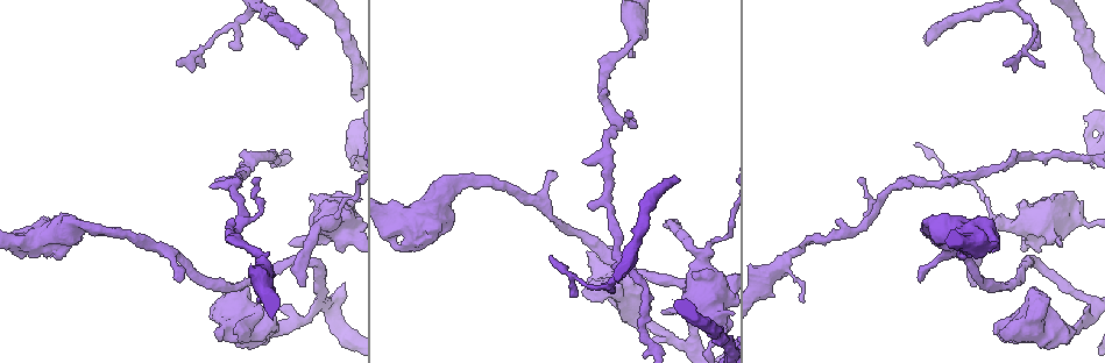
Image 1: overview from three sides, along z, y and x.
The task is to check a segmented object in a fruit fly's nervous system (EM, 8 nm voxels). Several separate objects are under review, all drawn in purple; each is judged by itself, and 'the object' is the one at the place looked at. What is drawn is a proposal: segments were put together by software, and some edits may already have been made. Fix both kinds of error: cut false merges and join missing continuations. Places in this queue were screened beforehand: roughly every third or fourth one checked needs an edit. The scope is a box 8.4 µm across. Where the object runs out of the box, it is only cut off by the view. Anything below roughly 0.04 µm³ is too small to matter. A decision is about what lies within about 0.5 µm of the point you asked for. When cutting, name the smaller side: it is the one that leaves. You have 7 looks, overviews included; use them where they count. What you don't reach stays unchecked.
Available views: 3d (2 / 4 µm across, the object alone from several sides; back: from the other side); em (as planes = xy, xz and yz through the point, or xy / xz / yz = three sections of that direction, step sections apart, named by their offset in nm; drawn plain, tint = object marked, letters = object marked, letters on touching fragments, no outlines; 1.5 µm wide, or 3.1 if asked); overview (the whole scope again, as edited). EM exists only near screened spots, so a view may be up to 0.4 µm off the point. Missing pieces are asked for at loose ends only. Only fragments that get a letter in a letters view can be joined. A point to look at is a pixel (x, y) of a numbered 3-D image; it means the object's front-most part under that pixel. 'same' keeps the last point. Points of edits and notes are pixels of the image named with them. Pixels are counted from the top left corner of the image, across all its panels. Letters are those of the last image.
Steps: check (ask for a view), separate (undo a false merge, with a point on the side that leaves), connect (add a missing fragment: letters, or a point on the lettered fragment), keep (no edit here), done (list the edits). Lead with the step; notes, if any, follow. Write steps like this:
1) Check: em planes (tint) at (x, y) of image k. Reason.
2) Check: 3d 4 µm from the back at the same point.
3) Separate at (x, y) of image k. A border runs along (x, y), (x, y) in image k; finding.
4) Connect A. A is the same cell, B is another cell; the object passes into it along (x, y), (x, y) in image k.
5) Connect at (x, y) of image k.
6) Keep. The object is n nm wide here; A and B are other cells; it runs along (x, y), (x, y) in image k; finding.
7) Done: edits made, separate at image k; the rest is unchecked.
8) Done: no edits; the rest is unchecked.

Check: em planes (letters) at (247, 288) of image 1. Thick end.

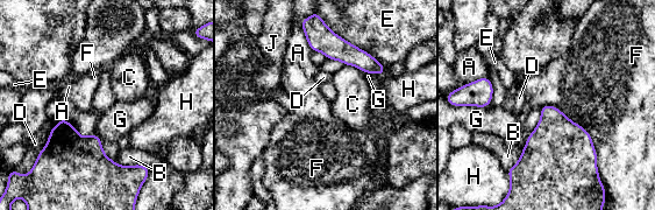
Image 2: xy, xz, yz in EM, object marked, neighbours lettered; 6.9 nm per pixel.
Keep. A, B, C, D, E, F, G, H and J are other cells; a border runs along (344, 64), (357, 67), (364, 72) in image 2; none of them fits.

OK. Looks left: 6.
Check: 3d 4 µm at (973, 285) of image 1. Free end.

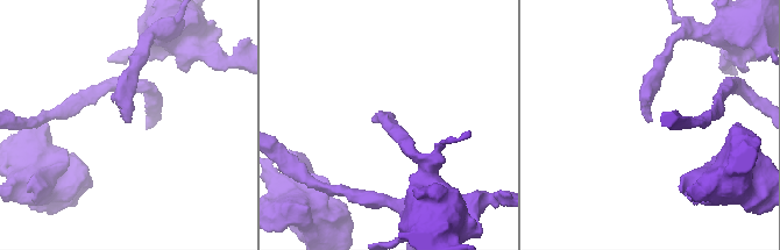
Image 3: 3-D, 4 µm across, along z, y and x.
Check: em planes (letters) at (649, 121) of image 3. Shape alone is not enough.

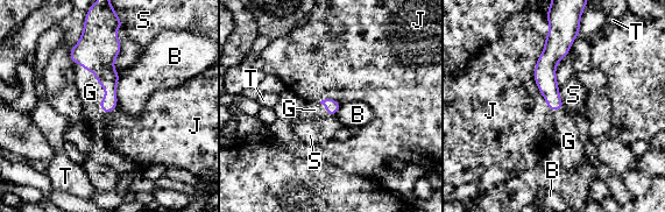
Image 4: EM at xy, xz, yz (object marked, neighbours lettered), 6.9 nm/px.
Connect G. G is the same cell, B, J, S and T are other cells; it goes on there.

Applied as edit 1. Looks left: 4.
Check: overview. Redraw.

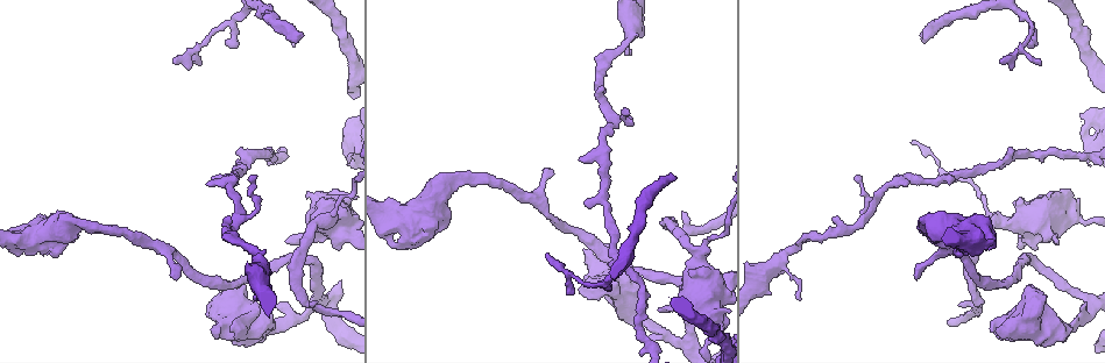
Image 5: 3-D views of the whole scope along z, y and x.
Check: em planes (letters) at (172, 277) of image 5. Thin end.

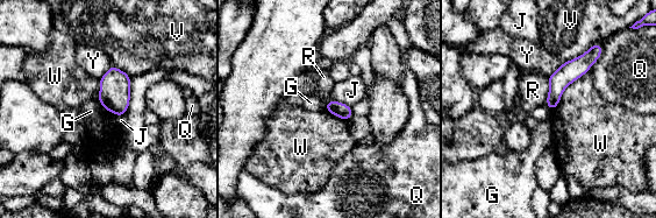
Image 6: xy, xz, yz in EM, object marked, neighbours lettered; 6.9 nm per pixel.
Keep. G, J, Q, R, V, W and Y are other cells; it runs along (597, 54), (556, 88), (551, 106) in image 6; no lettered fragment goes on from it.

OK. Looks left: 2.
Done: edits made, connect at image 4; the rest is unchecked.

